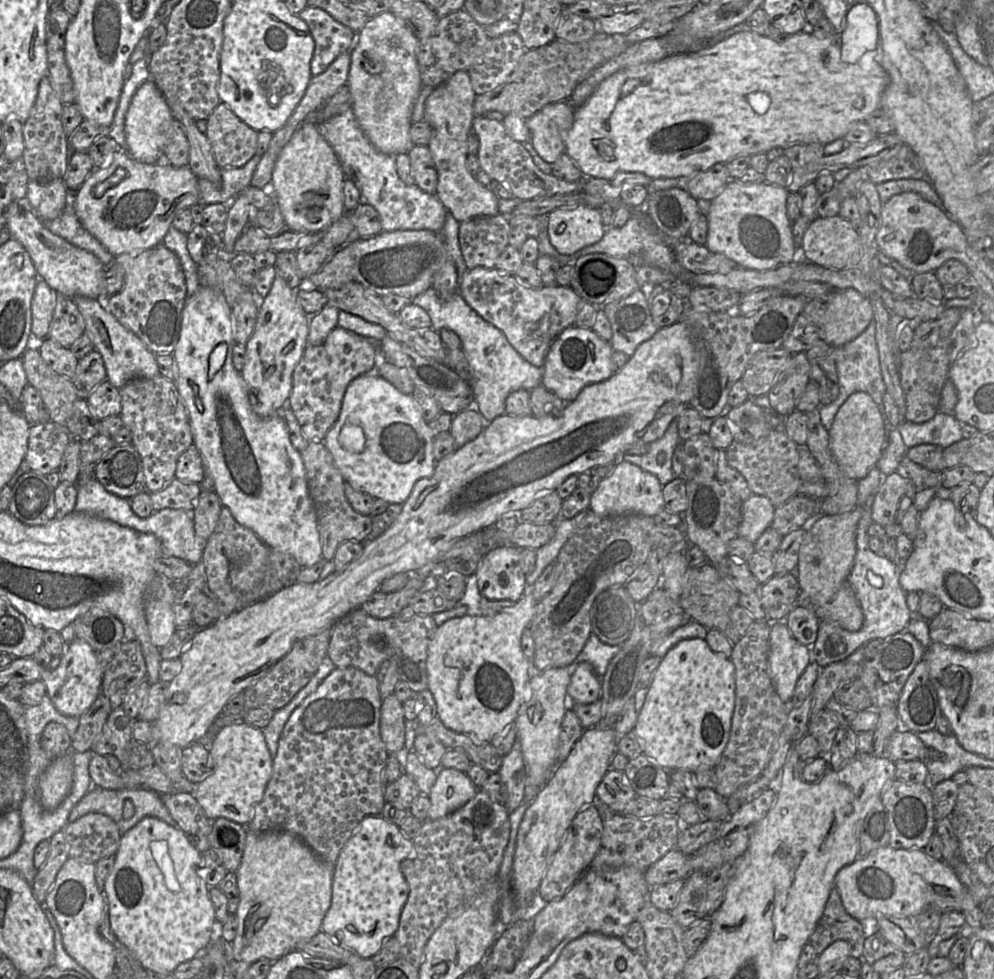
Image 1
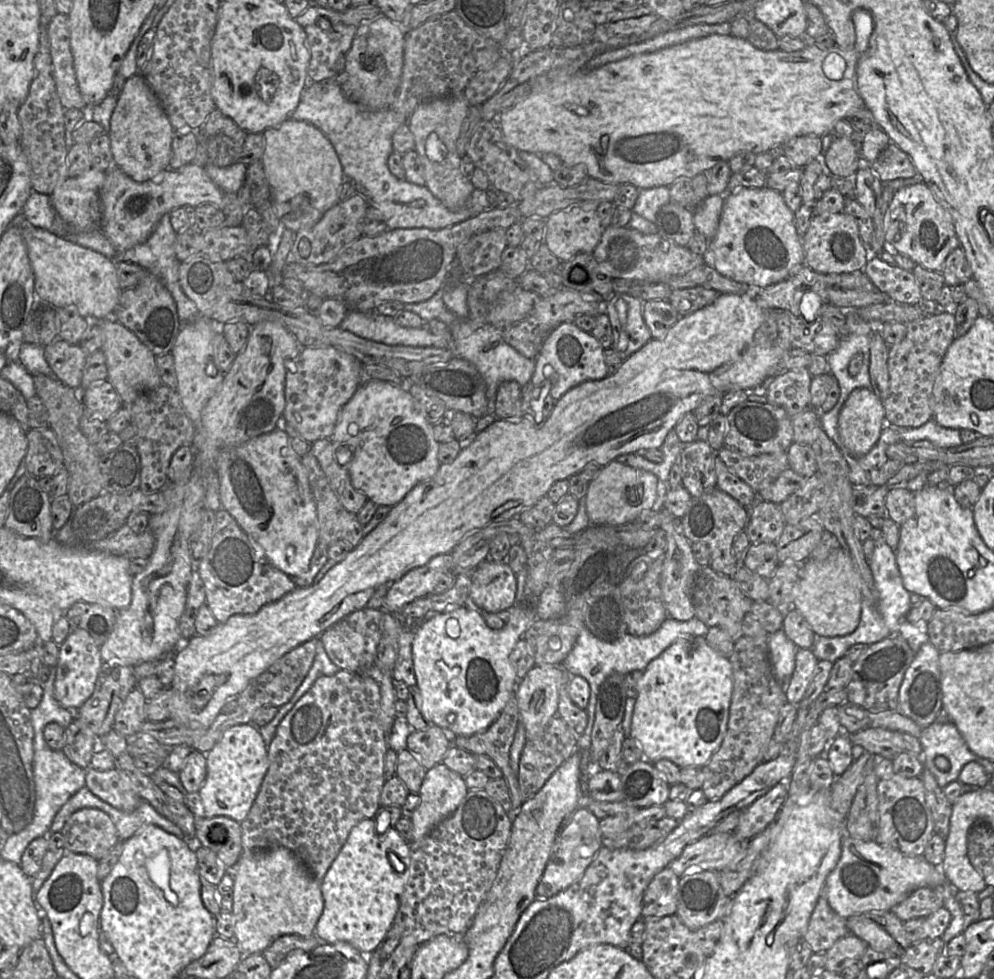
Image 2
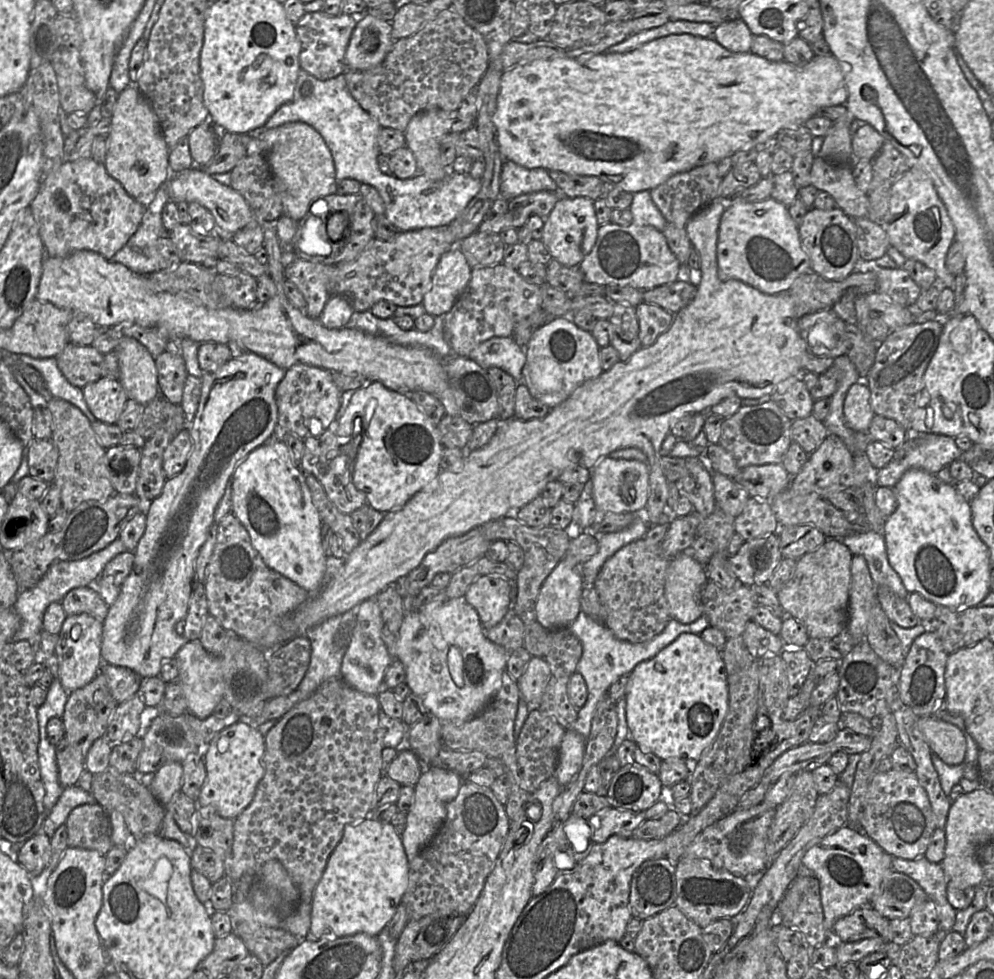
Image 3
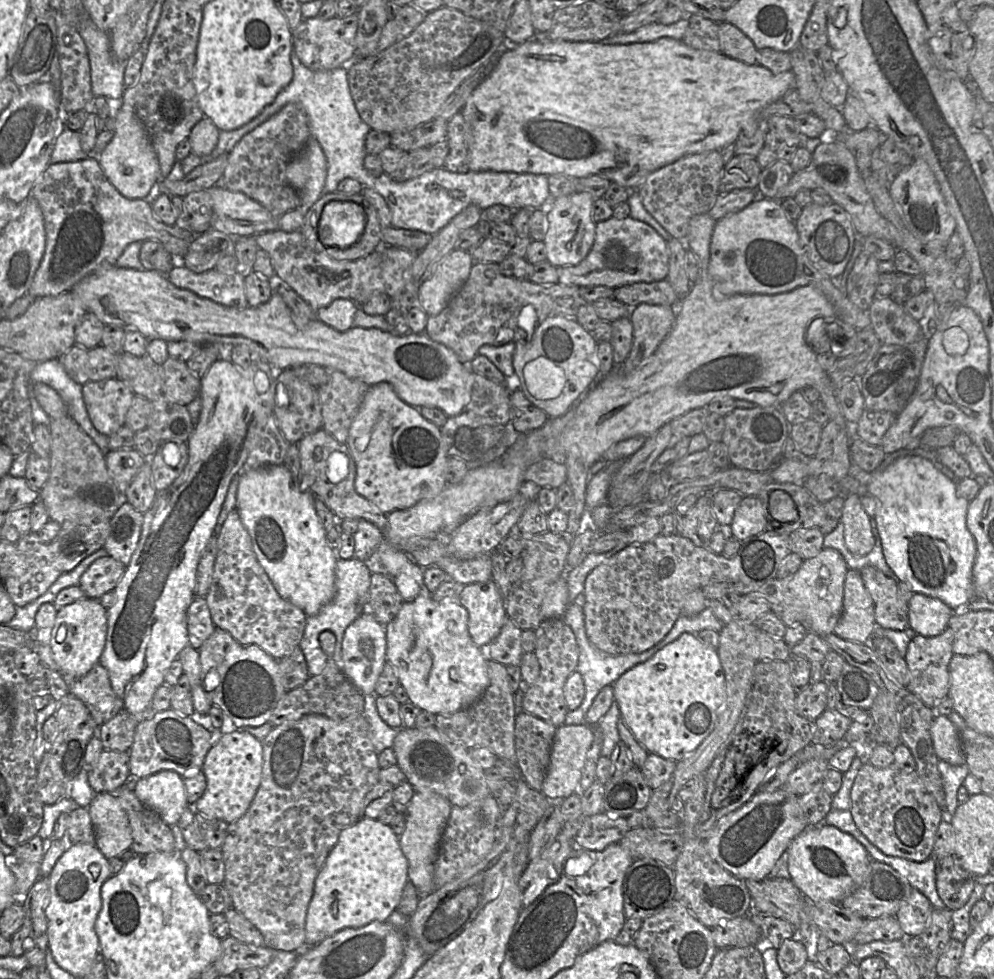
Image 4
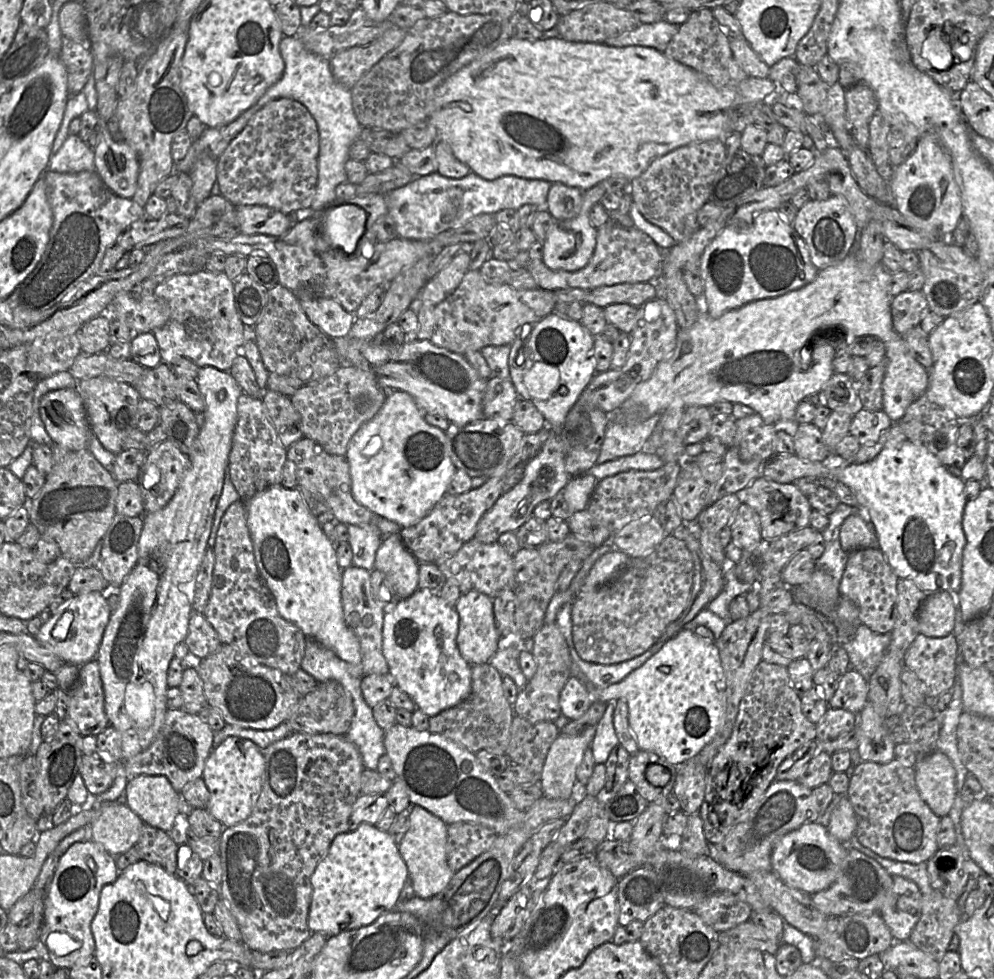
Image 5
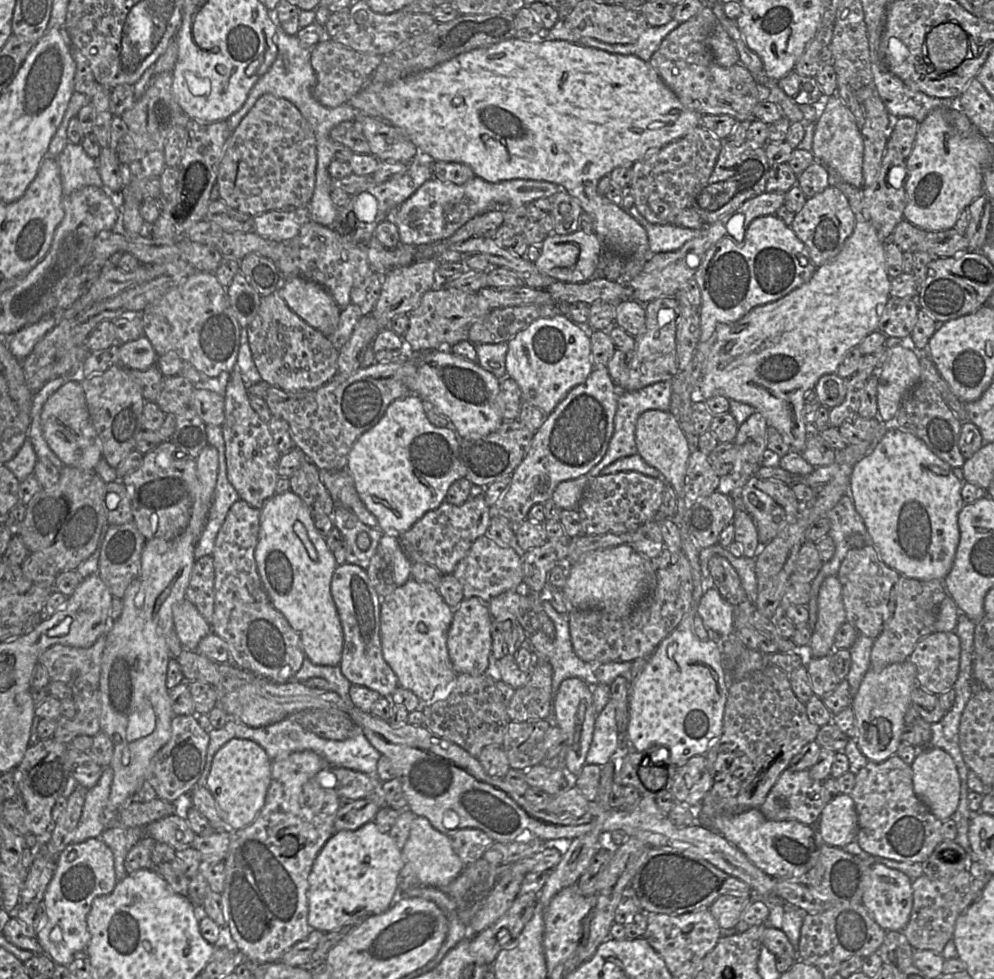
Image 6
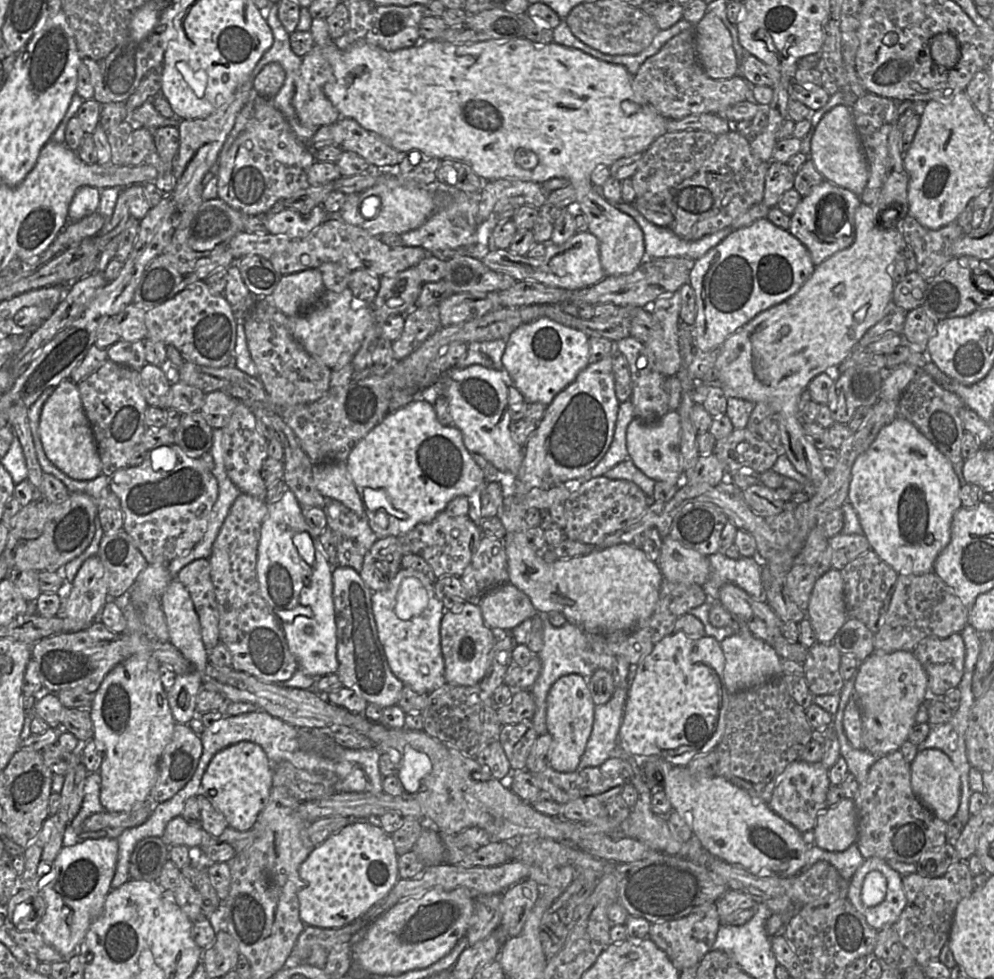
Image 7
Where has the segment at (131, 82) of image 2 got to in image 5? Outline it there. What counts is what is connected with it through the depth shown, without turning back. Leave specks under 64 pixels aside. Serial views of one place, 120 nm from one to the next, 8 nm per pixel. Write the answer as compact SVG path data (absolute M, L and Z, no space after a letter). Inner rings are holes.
M108 127L101 132L101 140L93 151L95 171L108 189L119 197L132 199L136 192L139 175L139 161L136 152L125 141L113 141Z

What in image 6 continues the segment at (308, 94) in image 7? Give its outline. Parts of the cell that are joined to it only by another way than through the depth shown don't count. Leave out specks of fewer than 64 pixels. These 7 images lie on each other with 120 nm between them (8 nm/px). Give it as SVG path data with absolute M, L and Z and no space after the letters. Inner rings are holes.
M331 38L319 41L310 49L310 62L317 78L312 90L313 97L329 108L348 102L364 87L382 58L383 55L362 53Z

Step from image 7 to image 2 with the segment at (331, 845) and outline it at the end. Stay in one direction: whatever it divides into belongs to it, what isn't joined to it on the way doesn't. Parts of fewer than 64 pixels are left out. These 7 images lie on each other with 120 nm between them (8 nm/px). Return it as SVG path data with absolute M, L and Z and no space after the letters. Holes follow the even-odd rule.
M373 818L355 825L329 867L321 881L324 907L314 933L321 942L347 942L365 956L381 945L393 925L410 870L409 842L395 827L378 833L376 826ZM393 860L404 864L404 872L394 869Z

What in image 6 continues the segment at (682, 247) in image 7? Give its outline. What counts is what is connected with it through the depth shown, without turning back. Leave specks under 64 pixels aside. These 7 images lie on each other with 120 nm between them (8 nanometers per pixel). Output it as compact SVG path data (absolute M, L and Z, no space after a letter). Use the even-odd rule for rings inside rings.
M633 205L627 211L646 230L648 238L648 250L651 254L675 251L681 248L687 241L700 234L702 229L690 229L674 224L654 224L641 215L637 207Z

